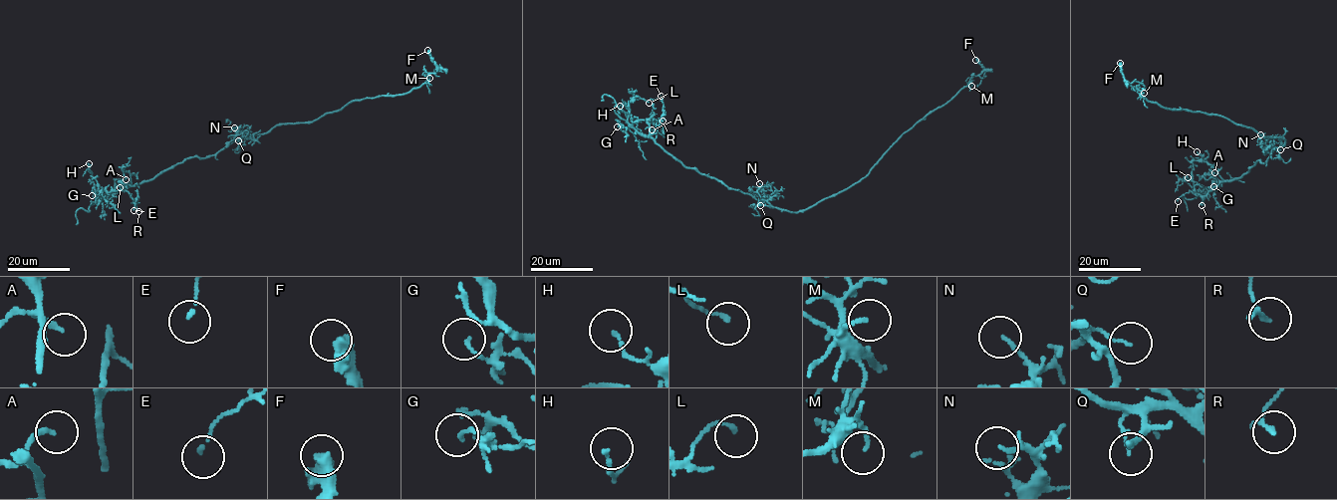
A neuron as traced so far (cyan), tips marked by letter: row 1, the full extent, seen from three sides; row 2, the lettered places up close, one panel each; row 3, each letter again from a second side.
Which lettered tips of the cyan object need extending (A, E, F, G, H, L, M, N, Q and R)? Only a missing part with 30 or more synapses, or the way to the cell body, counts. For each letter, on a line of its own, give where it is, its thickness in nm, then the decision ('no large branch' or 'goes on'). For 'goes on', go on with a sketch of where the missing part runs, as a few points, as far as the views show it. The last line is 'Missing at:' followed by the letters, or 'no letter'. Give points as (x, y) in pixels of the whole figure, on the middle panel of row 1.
A: place (652, 129); calibre 180 nm; no large branch
E: place (661, 96); calibre 110 nm; no large branch
F: place (975, 60); calibre 550 nm; no large branch
G: place (617, 126); calibre 140 nm; no large branch
H: place (620, 106); calibre 140 nm; no large branch
L: place (649, 103); calibre 140 nm; no large branch
M: place (971, 86); calibre 110 nm; no large branch
N: place (759, 183); calibre 130 nm; no large branch
Q: place (760, 205); calibre 80 nm; no large branch
R: place (663, 121); calibre 170 nm; no large branch
Missing at: no letter

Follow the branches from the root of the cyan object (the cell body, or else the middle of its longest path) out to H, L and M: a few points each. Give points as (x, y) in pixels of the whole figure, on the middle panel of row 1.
H: (797, 212), (772, 207), (765, 200), (685, 167), (651, 137), (632, 127), (621, 125), (620, 106)
L: (797, 212), (772, 207), (685, 167), (651, 137), (639, 133), (627, 121), (629, 104), (637, 96), (649, 103)
M: (797, 212), (860, 181), (904, 133), (946, 104), (962, 88), (970, 83), (971, 86)

